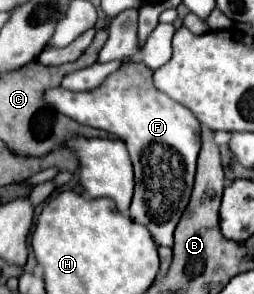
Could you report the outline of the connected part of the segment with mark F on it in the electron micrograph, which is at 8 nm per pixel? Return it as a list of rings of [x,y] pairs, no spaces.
[[[142,60],[124,64],[92,90],[70,92],[64,88],[52,88],[44,92],[44,104],[78,124],[110,132],[126,144],[136,182],[130,218],[146,226],[156,244],[172,246],[174,228],[190,200],[196,158],[200,152],[202,130],[192,112],[174,100],[168,100],[168,96],[154,88],[152,70]]]

